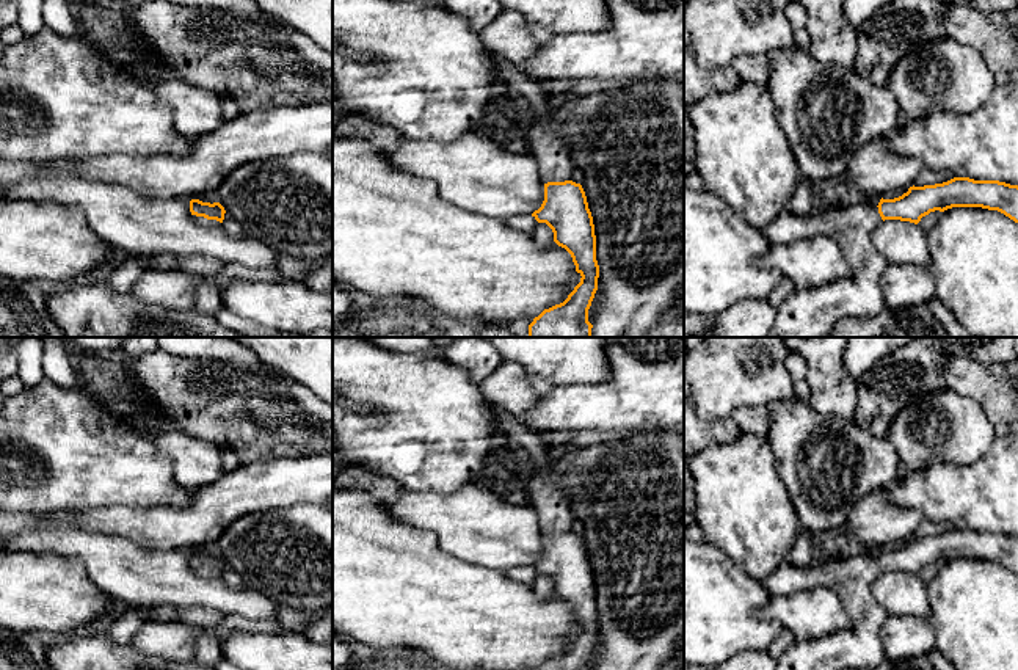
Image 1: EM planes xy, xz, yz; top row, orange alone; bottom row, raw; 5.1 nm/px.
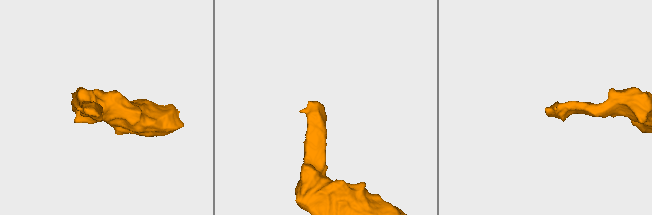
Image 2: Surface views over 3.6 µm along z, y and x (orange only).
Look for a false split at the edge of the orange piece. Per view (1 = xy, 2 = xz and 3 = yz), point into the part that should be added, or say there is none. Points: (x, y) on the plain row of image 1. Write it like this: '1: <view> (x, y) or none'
1: xy (201, 571)
2: xz (541, 488)
3: yz (860, 647)

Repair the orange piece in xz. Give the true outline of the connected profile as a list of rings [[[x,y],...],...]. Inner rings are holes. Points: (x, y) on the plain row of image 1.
[[[543,431],[540,433],[540,438],[546,450],[546,461],[540,466],[529,468],[518,483],[524,490],[518,499],[533,508],[540,529],[544,533],[544,552],[532,568],[538,574],[546,574],[552,581],[554,593],[571,606],[576,623],[582,629],[563,654],[544,661],[535,670],[588,670],[588,661],[598,642],[599,629],[594,576],[582,537],[571,532],[576,518],[573,516],[568,494],[560,488],[560,477],[557,472],[560,460],[576,449],[562,453],[558,458],[549,455],[552,449],[569,444],[574,435],[568,431]]]

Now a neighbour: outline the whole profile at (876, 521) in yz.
[[[886,490],[875,491],[860,499],[847,518],[849,529],[866,548],[883,549],[888,543],[914,537],[924,513],[891,504]]]

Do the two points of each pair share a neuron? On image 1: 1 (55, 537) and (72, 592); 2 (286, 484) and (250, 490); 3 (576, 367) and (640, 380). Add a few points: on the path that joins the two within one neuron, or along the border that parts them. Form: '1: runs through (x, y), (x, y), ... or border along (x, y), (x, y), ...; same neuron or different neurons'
1: border along (25, 549), (76, 557), (90, 581); different neurons
2: runs through (276, 484), (259, 487); same neuron
3: border along (606, 353), (606, 380), (573, 383); different neurons

